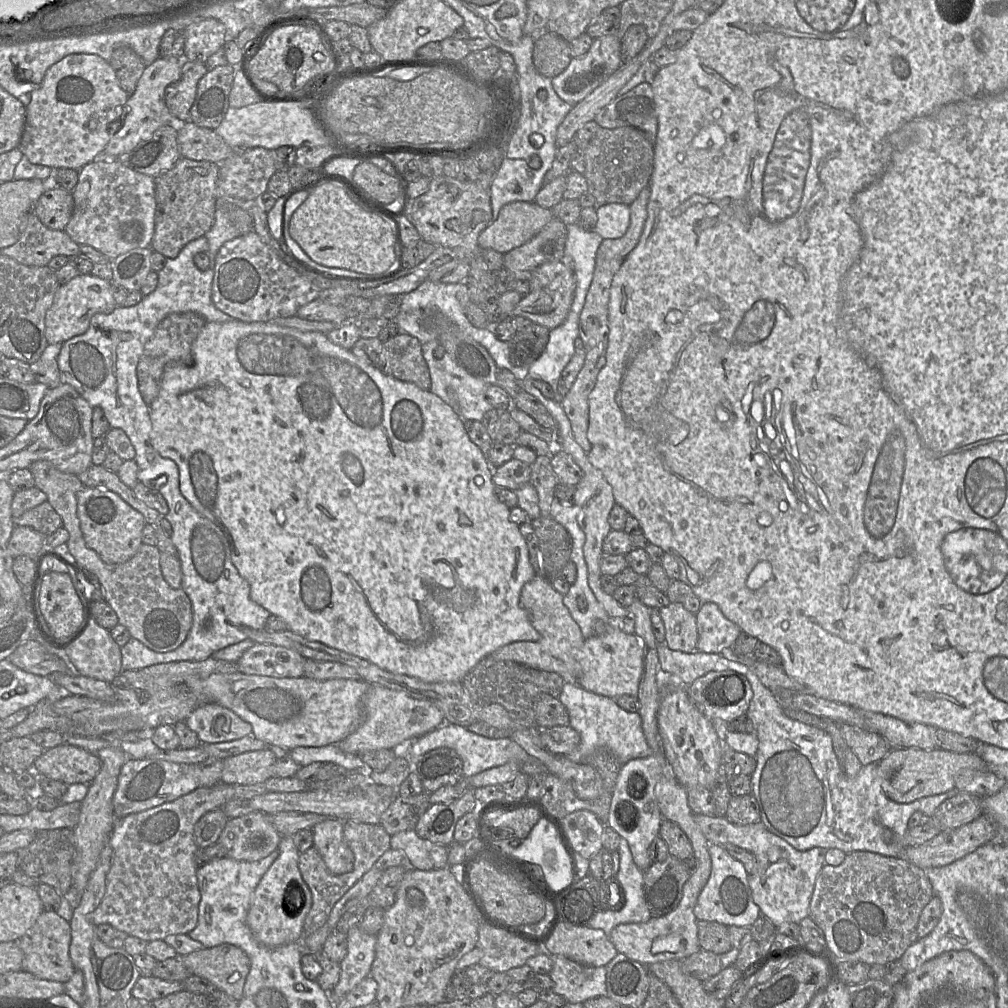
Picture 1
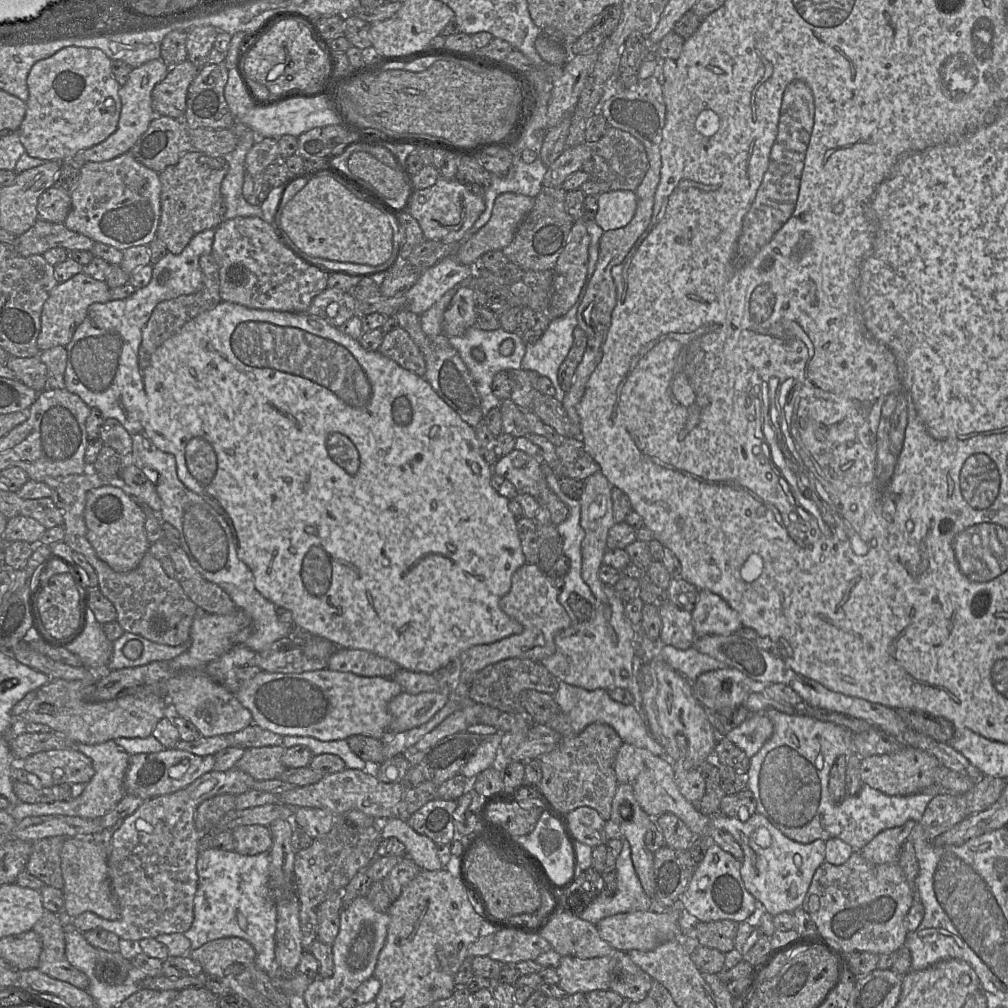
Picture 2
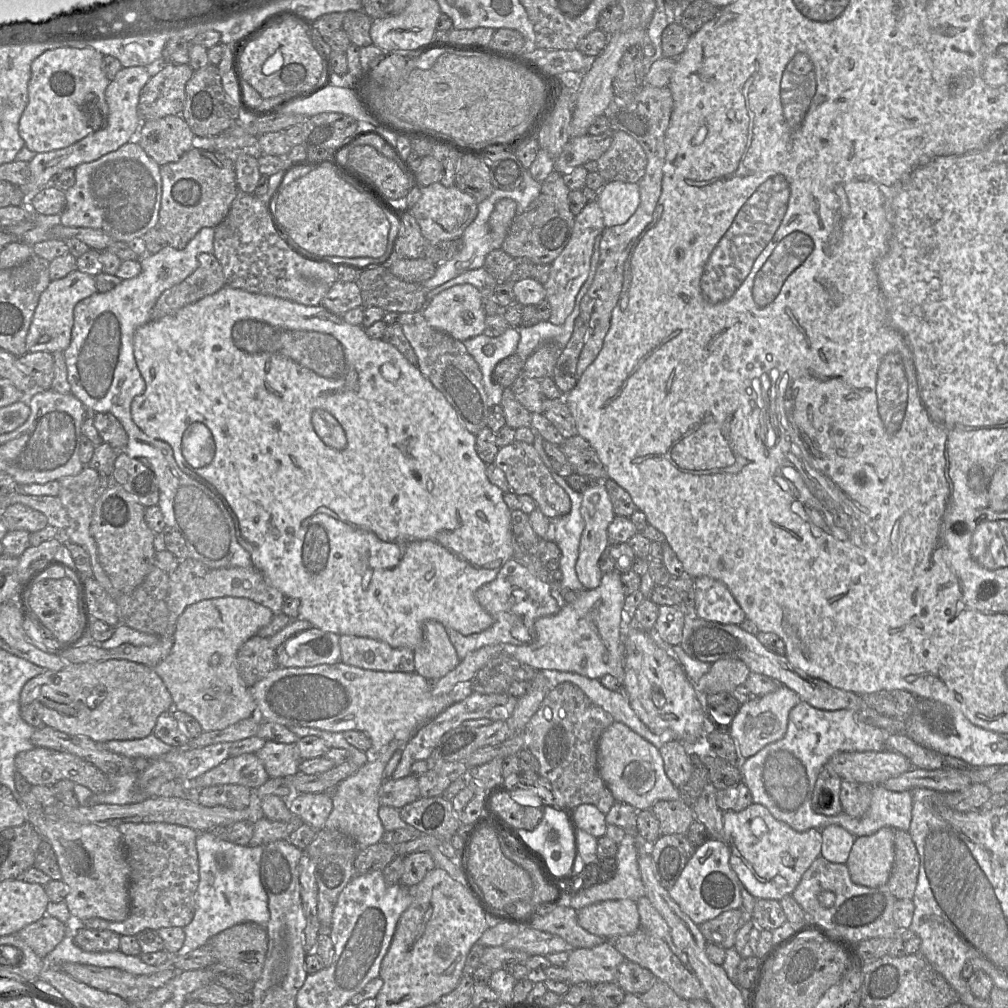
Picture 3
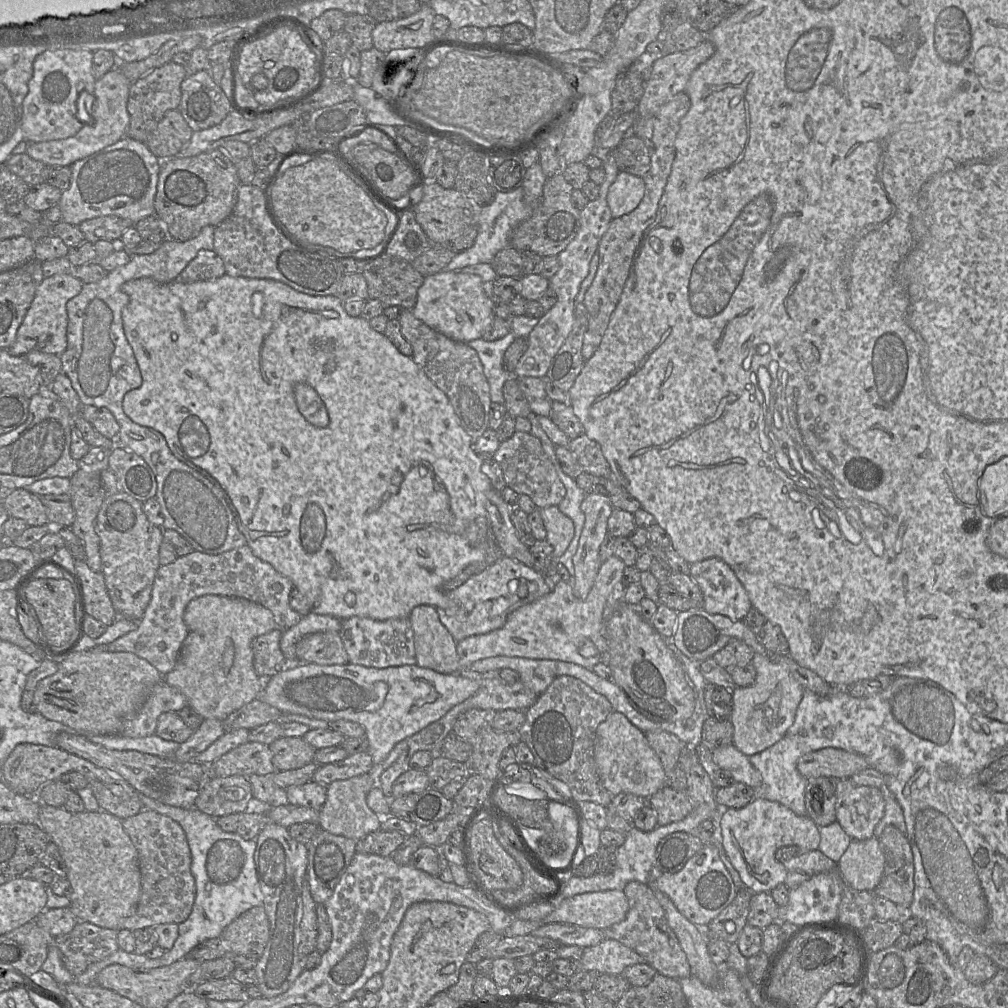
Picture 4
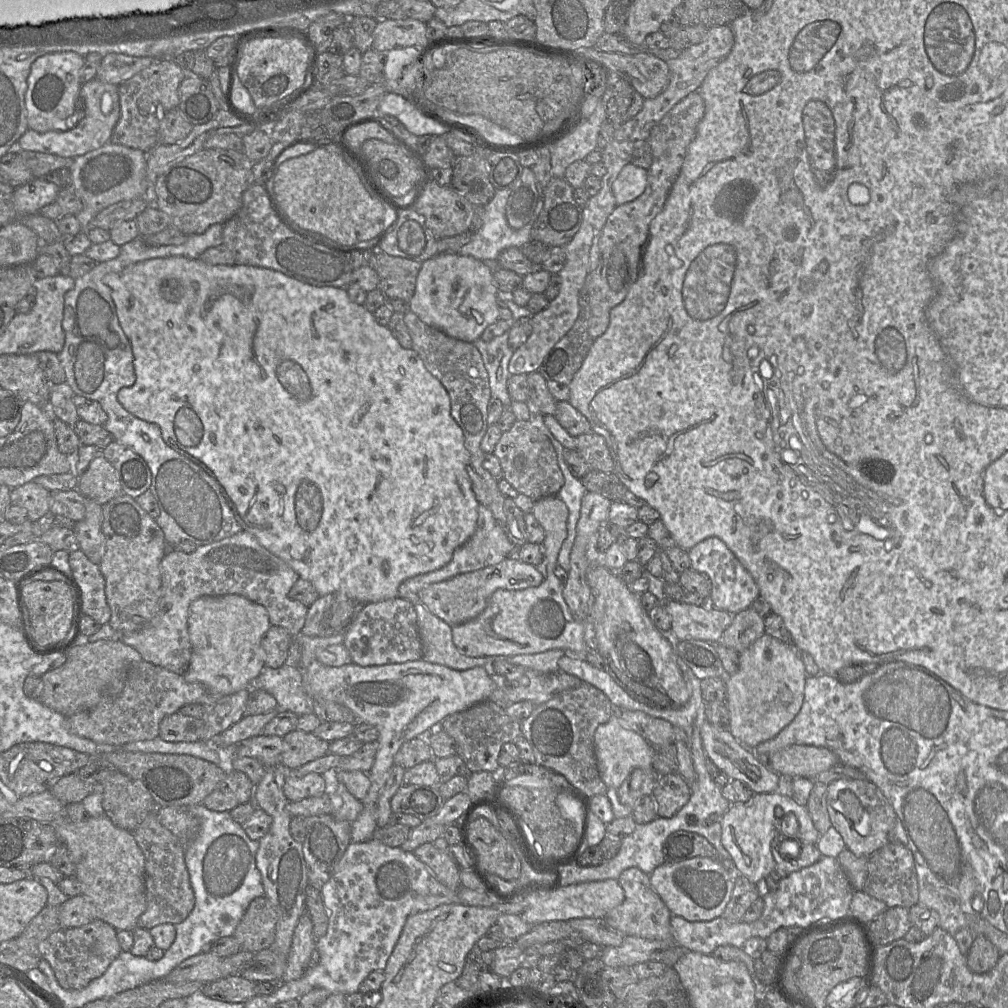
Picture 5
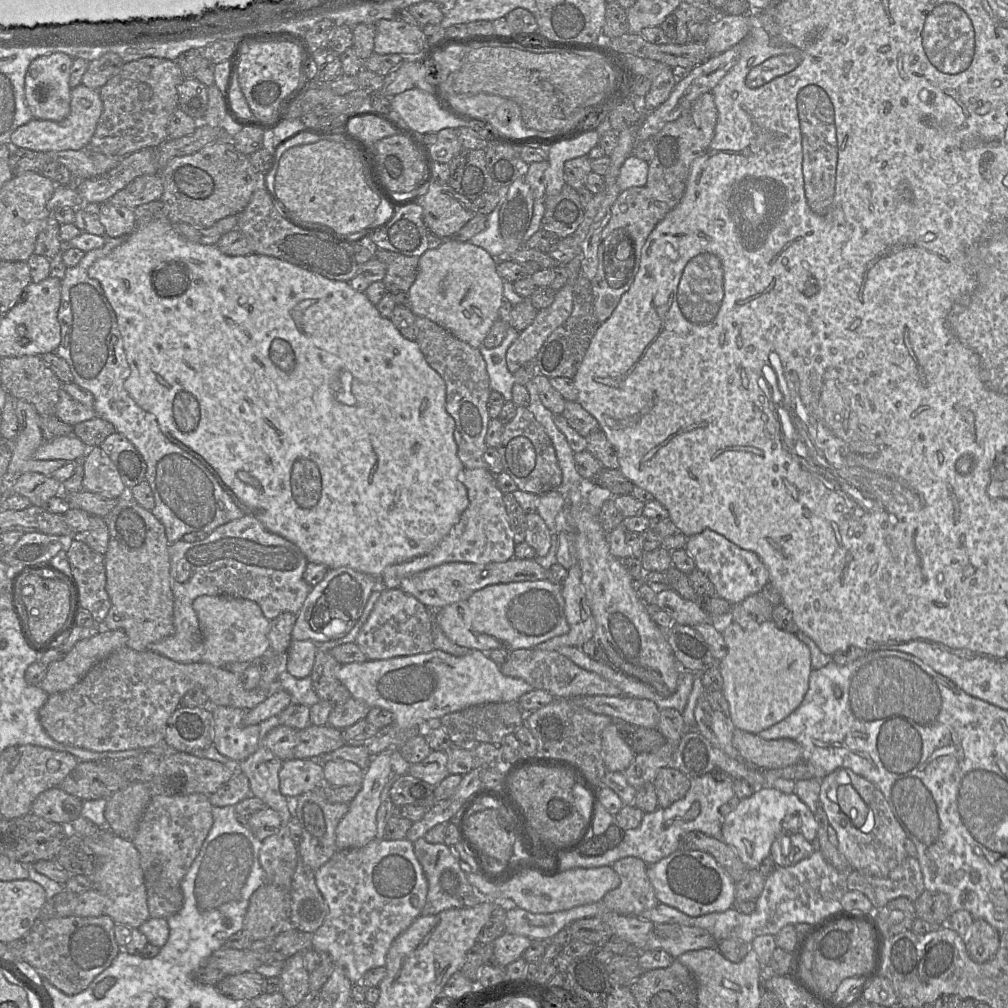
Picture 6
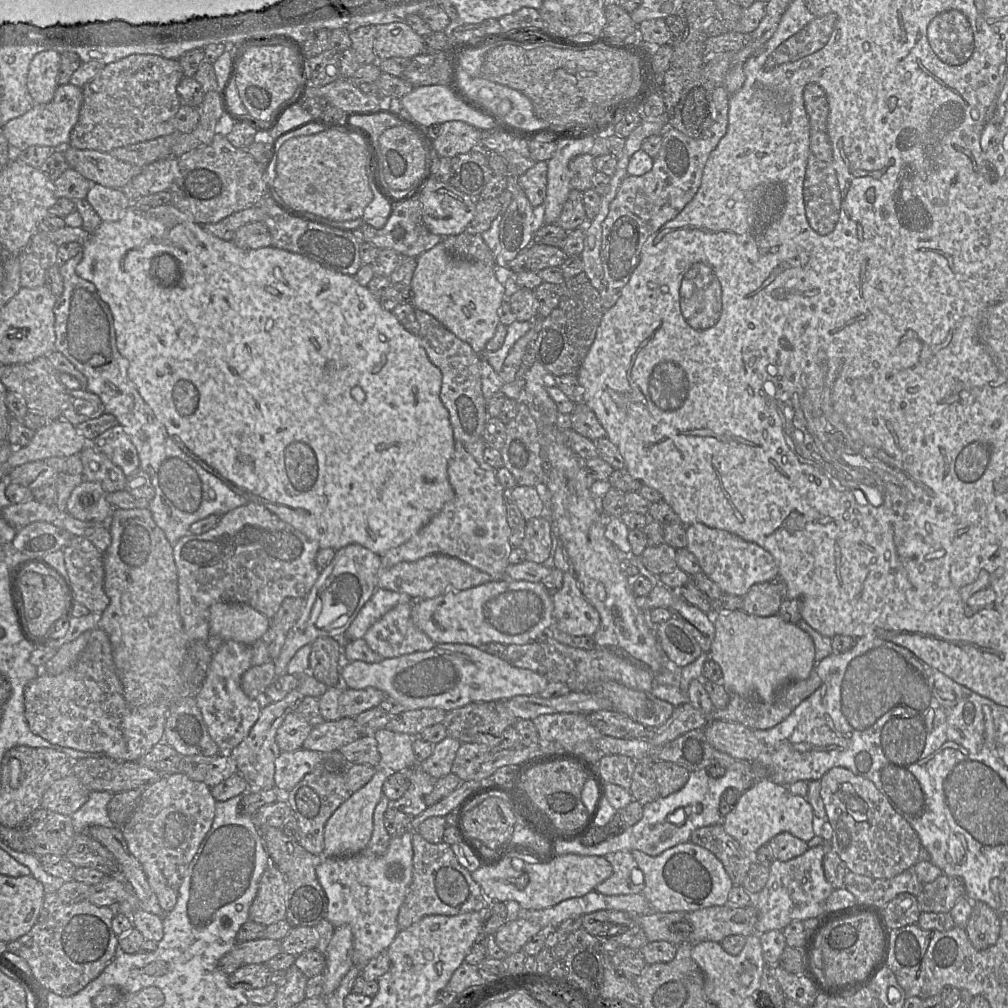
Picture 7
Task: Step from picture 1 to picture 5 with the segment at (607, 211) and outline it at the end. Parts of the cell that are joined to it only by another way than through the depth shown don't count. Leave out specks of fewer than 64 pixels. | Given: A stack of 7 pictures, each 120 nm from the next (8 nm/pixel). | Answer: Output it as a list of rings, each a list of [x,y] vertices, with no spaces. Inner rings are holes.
[[[631,162],[624,166],[612,186],[617,205],[632,202],[644,192],[647,184],[647,171]]]

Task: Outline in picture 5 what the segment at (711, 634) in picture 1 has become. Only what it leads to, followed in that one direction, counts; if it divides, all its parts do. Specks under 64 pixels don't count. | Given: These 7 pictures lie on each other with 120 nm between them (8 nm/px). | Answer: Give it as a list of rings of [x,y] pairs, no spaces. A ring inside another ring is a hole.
[[[717,537],[707,538],[689,549],[687,553],[691,568],[706,574],[711,581],[710,607],[735,615],[751,607],[755,599],[760,595],[760,589],[752,575],[721,539]]]

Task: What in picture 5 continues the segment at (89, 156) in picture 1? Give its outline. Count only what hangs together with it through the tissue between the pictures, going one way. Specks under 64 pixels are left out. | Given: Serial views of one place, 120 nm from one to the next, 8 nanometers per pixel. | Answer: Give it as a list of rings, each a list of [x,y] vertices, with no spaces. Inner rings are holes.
[[[72,52],[46,54],[33,62],[25,94],[28,129],[38,133],[65,132],[77,125],[83,63],[84,57]]]

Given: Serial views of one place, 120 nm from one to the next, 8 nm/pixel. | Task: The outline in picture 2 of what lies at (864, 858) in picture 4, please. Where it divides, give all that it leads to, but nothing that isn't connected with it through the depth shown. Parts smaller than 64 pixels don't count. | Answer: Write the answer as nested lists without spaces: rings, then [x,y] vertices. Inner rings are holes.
[[[908,820],[906,823],[904,823],[904,824],[901,825],[901,826],[883,830],[883,831],[881,831],[880,833],[878,833],[878,834],[877,834],[869,843],[867,843],[863,848],[861,848],[860,850],[855,850],[855,851],[860,851],[861,855],[862,855],[870,864],[873,864],[873,865],[886,864],[886,863],[895,863],[895,862],[898,861],[898,857],[899,857],[899,854],[900,854],[900,849],[902,848],[904,842],[905,842],[906,840],[910,839],[911,833],[912,833],[912,831],[914,830],[916,824],[917,824],[916,821],[914,821],[914,820]]]

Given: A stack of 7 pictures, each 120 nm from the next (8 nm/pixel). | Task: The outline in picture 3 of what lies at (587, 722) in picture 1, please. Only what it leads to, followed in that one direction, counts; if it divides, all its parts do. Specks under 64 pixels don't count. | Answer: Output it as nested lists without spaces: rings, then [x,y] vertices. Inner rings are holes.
[[[557,670],[539,671],[542,671],[549,681],[550,691],[563,682],[576,685],[594,704],[611,714],[614,721],[625,724],[657,749],[660,749],[668,741],[677,740],[677,735],[670,730],[664,730],[661,734],[653,733],[631,708],[623,691],[611,691],[605,688],[600,680],[590,679],[576,673]]]

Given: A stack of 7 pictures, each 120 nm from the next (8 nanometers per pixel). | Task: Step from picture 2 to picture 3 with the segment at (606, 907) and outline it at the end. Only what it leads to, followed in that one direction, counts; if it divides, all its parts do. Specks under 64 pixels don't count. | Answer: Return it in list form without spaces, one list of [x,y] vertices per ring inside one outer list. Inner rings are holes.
[[[625,833],[622,841],[618,844],[615,862],[616,874],[614,878],[608,882],[595,884],[590,888],[578,893],[572,897],[565,906],[579,910],[585,906],[600,901],[629,899],[636,902],[639,898],[646,896],[645,888],[638,867],[637,843],[632,833]]]

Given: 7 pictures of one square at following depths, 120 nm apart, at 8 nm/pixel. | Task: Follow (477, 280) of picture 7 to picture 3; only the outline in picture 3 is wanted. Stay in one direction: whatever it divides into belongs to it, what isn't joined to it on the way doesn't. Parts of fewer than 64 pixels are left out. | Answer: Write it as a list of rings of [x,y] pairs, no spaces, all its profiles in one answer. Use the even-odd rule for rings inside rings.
[[[471,284],[454,285],[432,296],[422,310],[428,324],[459,341],[465,341],[484,332],[486,313],[481,291]]]

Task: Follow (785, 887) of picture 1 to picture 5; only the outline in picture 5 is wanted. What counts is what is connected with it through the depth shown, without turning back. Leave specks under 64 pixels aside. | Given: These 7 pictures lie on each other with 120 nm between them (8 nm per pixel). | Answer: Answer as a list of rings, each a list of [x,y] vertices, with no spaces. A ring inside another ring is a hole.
[[[780,792],[754,794],[754,796],[747,802],[731,804],[729,809],[721,817],[722,844],[730,854],[739,873],[747,877],[751,882],[761,885],[765,877],[772,871],[776,870],[776,862],[771,851],[771,843],[775,835],[779,832],[782,833],[786,839],[788,838],[784,842],[791,841],[789,840],[789,837],[794,837],[794,835],[783,833],[781,830],[782,819],[788,814],[793,814],[798,821],[799,827],[797,835],[795,835],[796,838],[799,841],[804,841],[816,845],[821,835],[815,828],[807,807],[799,804],[789,794],[782,794]]]

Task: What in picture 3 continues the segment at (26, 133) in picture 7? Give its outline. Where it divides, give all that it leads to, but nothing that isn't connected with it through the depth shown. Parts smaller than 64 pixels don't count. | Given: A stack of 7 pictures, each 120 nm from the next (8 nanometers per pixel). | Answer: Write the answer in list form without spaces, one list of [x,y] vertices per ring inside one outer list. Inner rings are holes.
[[[137,66],[122,68],[110,81],[106,91],[105,100],[108,105],[107,125],[80,141],[59,150],[37,153],[29,162],[30,180],[20,187],[23,193],[23,205],[28,208],[30,201],[37,193],[50,185],[52,177],[60,171],[75,169],[78,165],[95,161],[102,156],[116,151],[128,142],[134,141],[143,123],[138,113],[140,92],[151,78],[146,67]]]

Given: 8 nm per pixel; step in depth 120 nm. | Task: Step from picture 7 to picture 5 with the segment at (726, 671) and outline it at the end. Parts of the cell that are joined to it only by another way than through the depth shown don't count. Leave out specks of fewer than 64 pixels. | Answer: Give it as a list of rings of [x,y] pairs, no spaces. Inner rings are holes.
[[[766,633],[739,654],[739,661],[738,672],[726,681],[730,732],[741,744],[753,750],[761,742],[774,738],[796,717],[804,701],[807,673],[795,645],[784,644]]]

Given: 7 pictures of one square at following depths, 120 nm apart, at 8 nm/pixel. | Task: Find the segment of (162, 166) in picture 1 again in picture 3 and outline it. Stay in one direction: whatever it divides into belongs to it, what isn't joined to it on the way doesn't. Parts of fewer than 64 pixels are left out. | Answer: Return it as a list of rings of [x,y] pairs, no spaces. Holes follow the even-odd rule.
[[[181,115],[143,122],[134,141],[159,166],[179,161],[183,154],[200,144]]]

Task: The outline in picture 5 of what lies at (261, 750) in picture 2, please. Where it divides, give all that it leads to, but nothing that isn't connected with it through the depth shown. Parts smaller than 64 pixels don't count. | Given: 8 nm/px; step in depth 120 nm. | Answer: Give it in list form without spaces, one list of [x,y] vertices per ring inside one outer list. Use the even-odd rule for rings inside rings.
[[[295,729],[283,737],[283,751],[280,765],[285,770],[303,766],[329,753],[330,743],[311,732]]]

